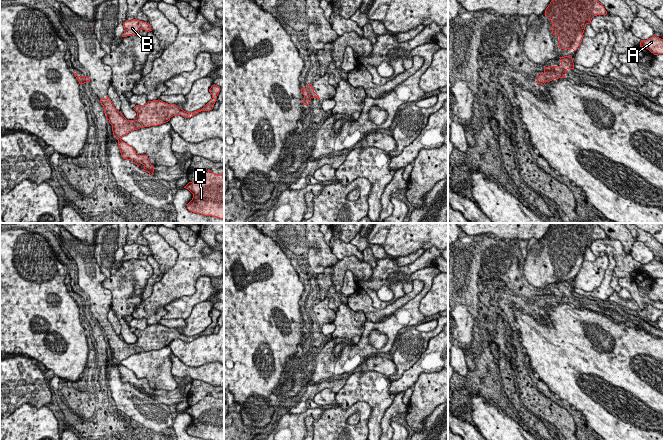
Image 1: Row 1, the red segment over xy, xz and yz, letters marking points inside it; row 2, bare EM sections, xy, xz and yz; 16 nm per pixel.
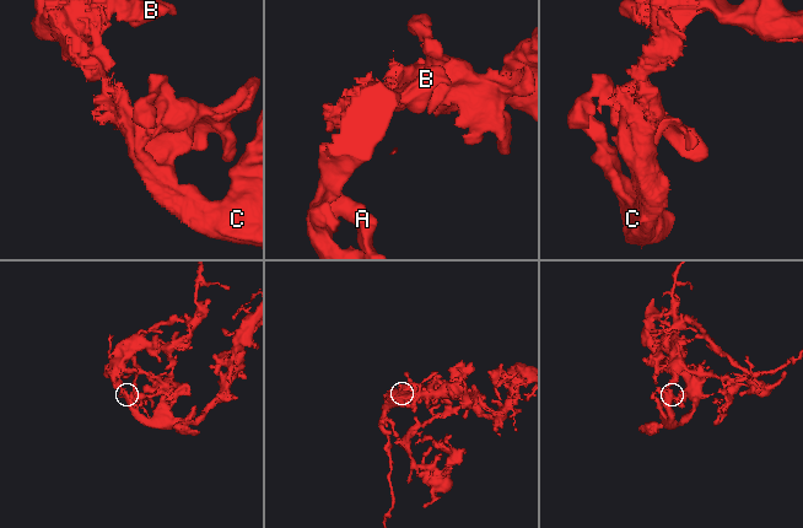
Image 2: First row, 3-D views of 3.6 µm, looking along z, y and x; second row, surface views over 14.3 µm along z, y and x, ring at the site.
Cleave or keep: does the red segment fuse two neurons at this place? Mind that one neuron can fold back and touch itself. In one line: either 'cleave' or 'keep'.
keep

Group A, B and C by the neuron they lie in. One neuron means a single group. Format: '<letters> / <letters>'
A B C

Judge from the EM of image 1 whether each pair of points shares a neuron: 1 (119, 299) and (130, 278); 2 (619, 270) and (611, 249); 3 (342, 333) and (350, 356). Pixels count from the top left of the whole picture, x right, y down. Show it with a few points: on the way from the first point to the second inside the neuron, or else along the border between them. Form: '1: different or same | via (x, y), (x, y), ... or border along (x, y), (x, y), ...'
1: same | via (124, 294), (127, 283)
2: same | via (619, 265), (619, 257), (616, 254)
3: different | border along (363, 325), (355, 344), (346, 339), (332, 340)

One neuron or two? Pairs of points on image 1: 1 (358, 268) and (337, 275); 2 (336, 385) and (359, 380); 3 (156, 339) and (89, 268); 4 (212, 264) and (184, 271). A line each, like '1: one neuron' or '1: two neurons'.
1: one neuron
2: two neurons
3: one neuron
4: one neuron

